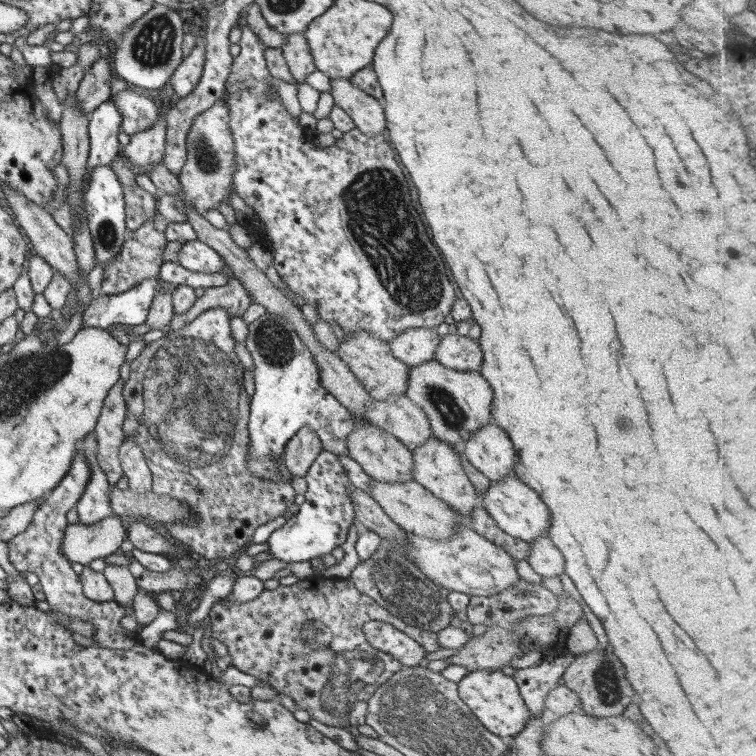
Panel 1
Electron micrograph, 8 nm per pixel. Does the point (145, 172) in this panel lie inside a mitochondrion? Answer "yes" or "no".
no

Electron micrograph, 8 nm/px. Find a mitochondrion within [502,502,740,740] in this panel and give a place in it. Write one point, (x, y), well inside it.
(609, 688)

